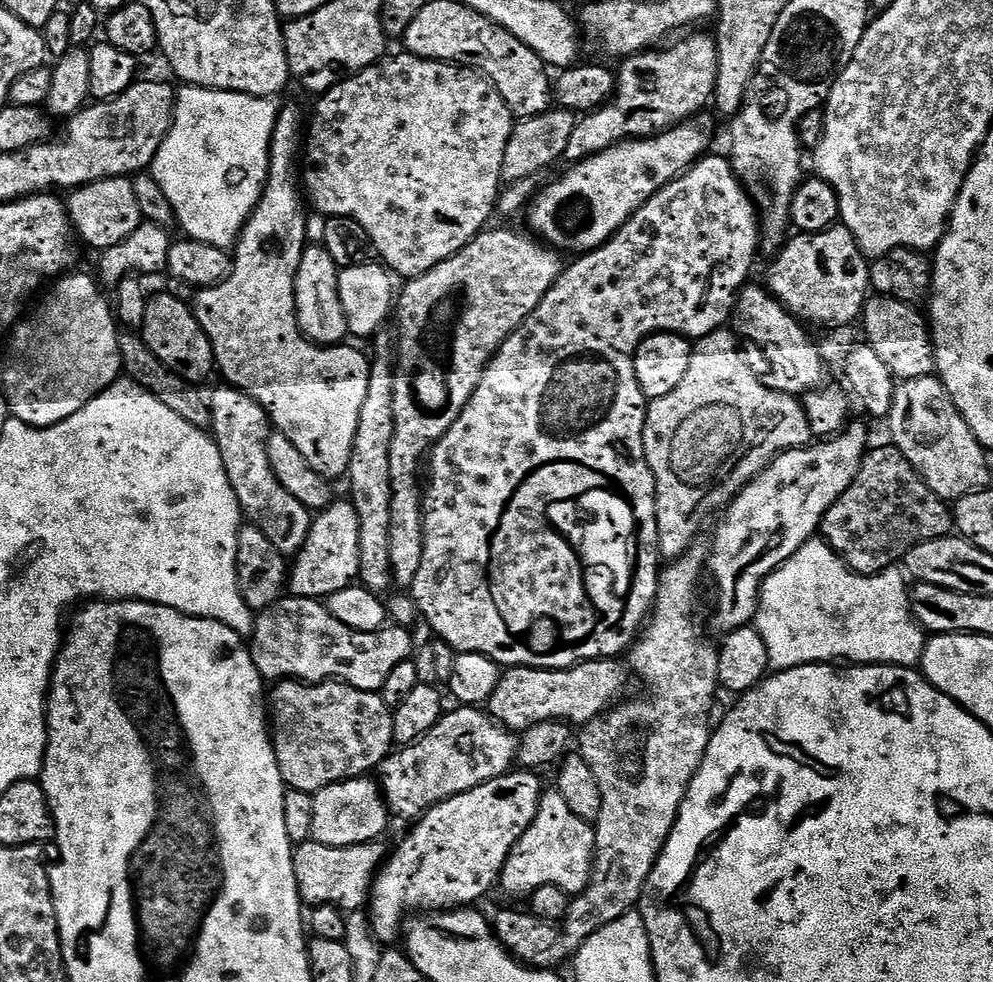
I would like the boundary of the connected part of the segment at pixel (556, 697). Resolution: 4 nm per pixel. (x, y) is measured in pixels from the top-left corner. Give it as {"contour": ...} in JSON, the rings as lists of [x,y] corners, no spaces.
{"contour":[[[619,659],[591,660],[573,668],[510,668],[501,675],[486,705],[493,720],[516,734],[551,720],[583,726],[605,715],[625,695],[624,668]]]}

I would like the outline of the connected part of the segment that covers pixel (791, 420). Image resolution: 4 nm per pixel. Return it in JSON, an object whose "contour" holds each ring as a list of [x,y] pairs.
{"contour":[[[727,327],[695,341],[690,366],[680,385],[670,390],[666,398],[651,401],[644,413],[644,449],[656,483],[658,546],[665,561],[675,562],[685,556],[697,543],[700,527],[716,511],[719,513],[722,505],[731,501],[779,453],[789,452],[792,448],[807,448],[813,443],[803,403],[795,396],[774,391],[761,377],[759,380],[755,370],[744,361],[740,348],[742,344],[735,331]]]}

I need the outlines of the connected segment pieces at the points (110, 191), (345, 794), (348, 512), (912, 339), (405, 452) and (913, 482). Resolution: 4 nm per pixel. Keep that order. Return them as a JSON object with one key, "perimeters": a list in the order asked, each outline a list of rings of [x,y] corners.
{"perimeters":[[[[107,176],[105,180],[99,180],[93,184],[83,184],[82,187],[69,191],[66,196],[66,207],[73,233],[79,239],[81,236],[90,247],[98,248],[97,250],[105,250],[126,242],[141,224],[145,223],[142,210],[138,210],[138,198],[134,195],[132,181],[126,176]]],[[[357,778],[355,780],[343,780],[337,784],[326,786],[313,795],[314,822],[312,826],[312,839],[322,846],[358,846],[359,844],[371,844],[381,839],[380,835],[388,828],[390,813],[387,804],[384,803],[382,789],[375,779]]],[[[337,499],[313,519],[310,534],[290,564],[286,588],[293,596],[323,601],[338,590],[353,587],[358,570],[358,514],[347,499]]],[[[872,294],[864,303],[863,339],[874,350],[874,354],[882,358],[882,363],[890,369],[890,374],[896,377],[897,381],[931,376],[936,371],[932,330],[925,313],[923,316],[920,311],[919,307],[906,302],[898,302],[889,296]]],[[[485,230],[481,232],[475,240],[464,245],[462,251],[450,258],[446,258],[446,262],[434,266],[426,274],[411,277],[405,283],[408,285],[405,286],[404,293],[401,296],[399,293],[398,303],[394,308],[394,324],[396,320],[397,326],[400,327],[400,336],[398,332],[396,377],[394,378],[394,438],[390,442],[390,566],[392,567],[392,582],[397,589],[411,589],[414,578],[418,578],[418,569],[422,567],[424,506],[422,503],[422,468],[420,472],[420,463],[423,460],[425,463],[432,447],[448,433],[450,426],[454,426],[454,422],[458,422],[458,414],[462,414],[466,402],[474,394],[474,390],[478,386],[486,366],[492,360],[492,355],[500,349],[502,342],[506,342],[506,338],[510,338],[510,334],[514,334],[514,330],[518,330],[518,326],[524,324],[525,318],[536,309],[538,302],[542,302],[542,298],[546,298],[546,294],[552,289],[554,282],[559,278],[562,271],[562,263],[560,264],[560,260],[562,260],[561,253],[549,248],[547,244],[539,239],[533,238],[531,235],[528,235],[529,237],[523,236],[520,232],[492,231]]],[[[895,446],[873,447],[865,455],[854,482],[830,506],[820,524],[819,535],[858,574],[877,576],[899,565],[904,555],[922,542],[953,535],[954,512],[951,507],[906,462]]]]}

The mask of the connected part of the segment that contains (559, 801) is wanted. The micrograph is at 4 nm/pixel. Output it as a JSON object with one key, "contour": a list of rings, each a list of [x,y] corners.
{"contour":[[[555,790],[545,791],[540,798],[538,814],[534,814],[534,822],[522,834],[522,838],[510,850],[508,861],[500,872],[499,887],[505,888],[512,896],[531,897],[534,890],[542,886],[558,886],[558,890],[569,894],[585,892],[592,881],[592,864],[596,861],[596,829],[589,821],[578,818],[570,806],[566,806],[566,798]]]}

